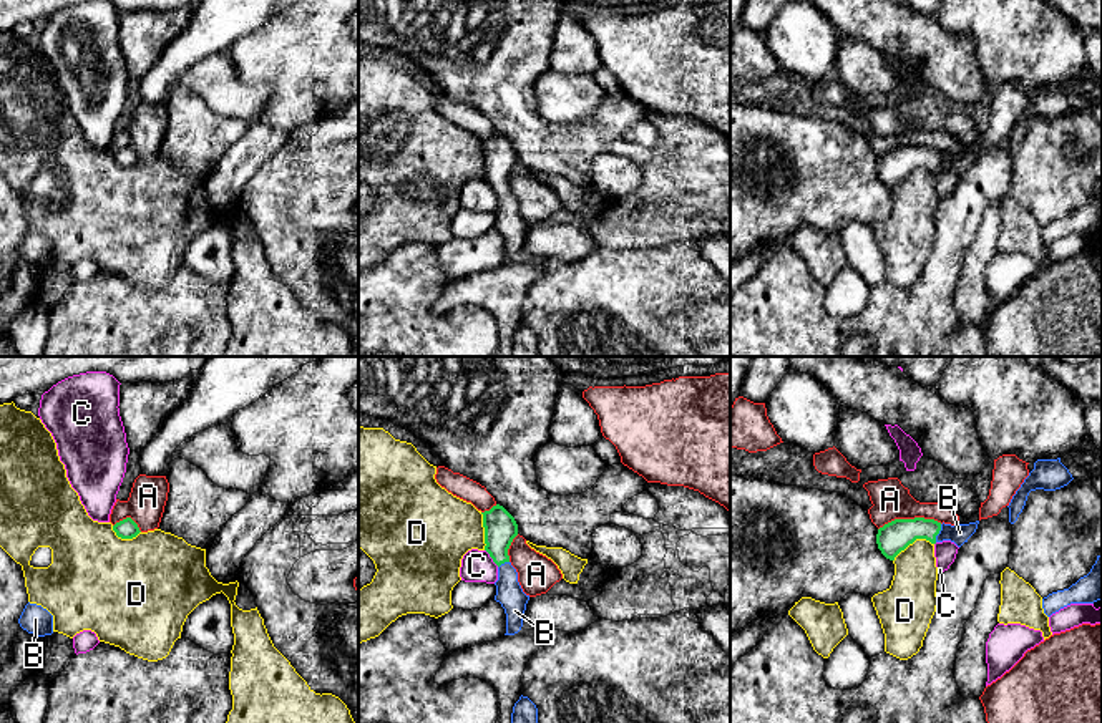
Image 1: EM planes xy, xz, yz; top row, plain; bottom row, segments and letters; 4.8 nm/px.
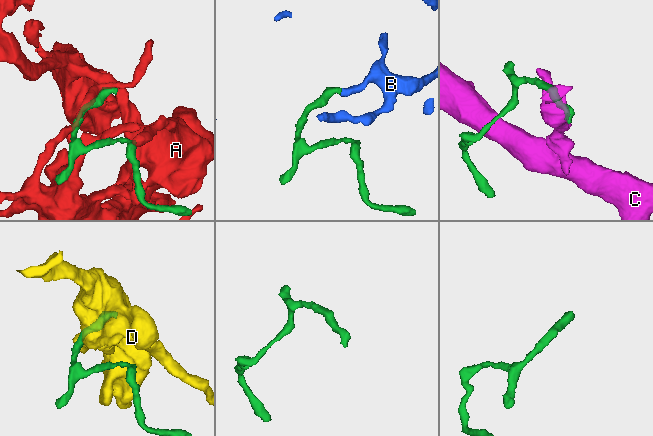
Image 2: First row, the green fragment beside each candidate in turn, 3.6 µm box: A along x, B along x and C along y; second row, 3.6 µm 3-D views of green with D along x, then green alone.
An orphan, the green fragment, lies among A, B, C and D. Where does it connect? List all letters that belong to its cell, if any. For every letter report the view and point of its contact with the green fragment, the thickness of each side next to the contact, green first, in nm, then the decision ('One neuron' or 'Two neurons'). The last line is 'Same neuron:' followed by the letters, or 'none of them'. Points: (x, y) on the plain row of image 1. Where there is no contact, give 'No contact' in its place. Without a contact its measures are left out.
A: Touches green at yz (910, 148). Thickness 150 nm (green) against 180 nm. Two neurons
B: Touches green at yz (938, 161). Thickness 150 nm (green) against 100 nm. One neuron
C: Touches green at xz (490, 184). Thickness 160 nm (green) against 160 nm. Two neurons
D: Touches green at yz (911, 171). Thickness 150 nm (green) against 220 nm. Two neurons
Same neuron: B

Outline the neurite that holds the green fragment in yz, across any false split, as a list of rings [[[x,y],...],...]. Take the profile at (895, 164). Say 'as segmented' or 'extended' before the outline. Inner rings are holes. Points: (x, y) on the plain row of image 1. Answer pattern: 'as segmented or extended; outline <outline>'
extended; outline [[[895,148],[878,158],[876,172],[881,182],[895,189],[916,167],[926,167],[931,172],[951,169],[961,176],[976,161],[979,149],[969,153],[941,153],[934,148]]]

